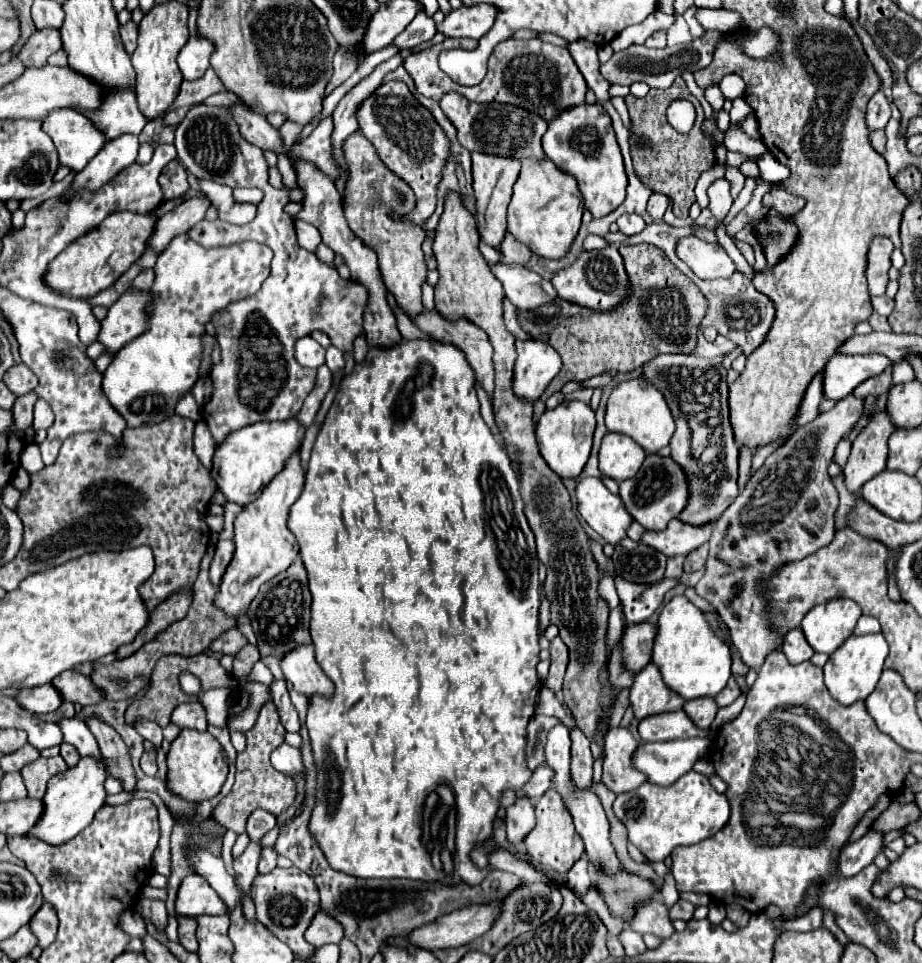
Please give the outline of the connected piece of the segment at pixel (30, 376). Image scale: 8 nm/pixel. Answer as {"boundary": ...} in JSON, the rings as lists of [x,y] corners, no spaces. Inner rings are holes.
{"boundary":[[[15,364],[5,372],[3,382],[15,396],[23,396],[31,392],[31,388],[35,388],[37,376],[25,364]]]}

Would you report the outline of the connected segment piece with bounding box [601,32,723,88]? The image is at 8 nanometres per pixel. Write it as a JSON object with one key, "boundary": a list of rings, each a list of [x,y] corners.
{"boundary":[[[705,32],[699,40],[693,40],[683,46],[673,46],[673,48],[647,48],[647,46],[629,46],[621,52],[615,52],[609,62],[601,66],[601,74],[609,84],[633,84],[633,82],[647,82],[651,88],[667,88],[677,74],[683,74],[685,70],[701,70],[709,66],[711,54],[715,44],[723,38],[721,32]]]}

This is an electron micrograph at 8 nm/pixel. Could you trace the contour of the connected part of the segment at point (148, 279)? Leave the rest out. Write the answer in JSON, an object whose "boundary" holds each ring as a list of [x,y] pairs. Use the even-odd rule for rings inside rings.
{"boundary":[[[147,268],[147,270],[143,270],[135,280],[133,280],[133,288],[139,288],[139,290],[147,290],[147,288],[151,288],[151,284],[153,284],[153,280],[155,280],[155,274],[153,274],[153,268]]]}

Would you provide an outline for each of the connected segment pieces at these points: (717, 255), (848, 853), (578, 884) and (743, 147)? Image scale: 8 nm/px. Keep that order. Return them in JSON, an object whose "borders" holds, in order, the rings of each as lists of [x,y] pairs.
{"borders":[[[[695,236],[679,240],[677,256],[703,280],[727,278],[737,272],[735,262],[719,244],[709,244]]],[[[869,830],[857,842],[849,842],[839,856],[839,872],[843,876],[853,876],[861,872],[865,866],[873,864],[877,854],[883,852],[885,834],[879,830]]],[[[583,856],[581,860],[575,862],[575,866],[567,872],[567,880],[569,880],[569,888],[577,896],[583,896],[583,892],[587,892],[587,888],[593,884],[593,876],[591,876],[587,856]]],[[[729,130],[727,136],[725,136],[725,146],[727,146],[727,150],[739,152],[739,154],[749,156],[749,158],[751,156],[755,158],[755,156],[759,156],[759,154],[763,154],[767,150],[761,140],[753,140],[741,130]]]]}

